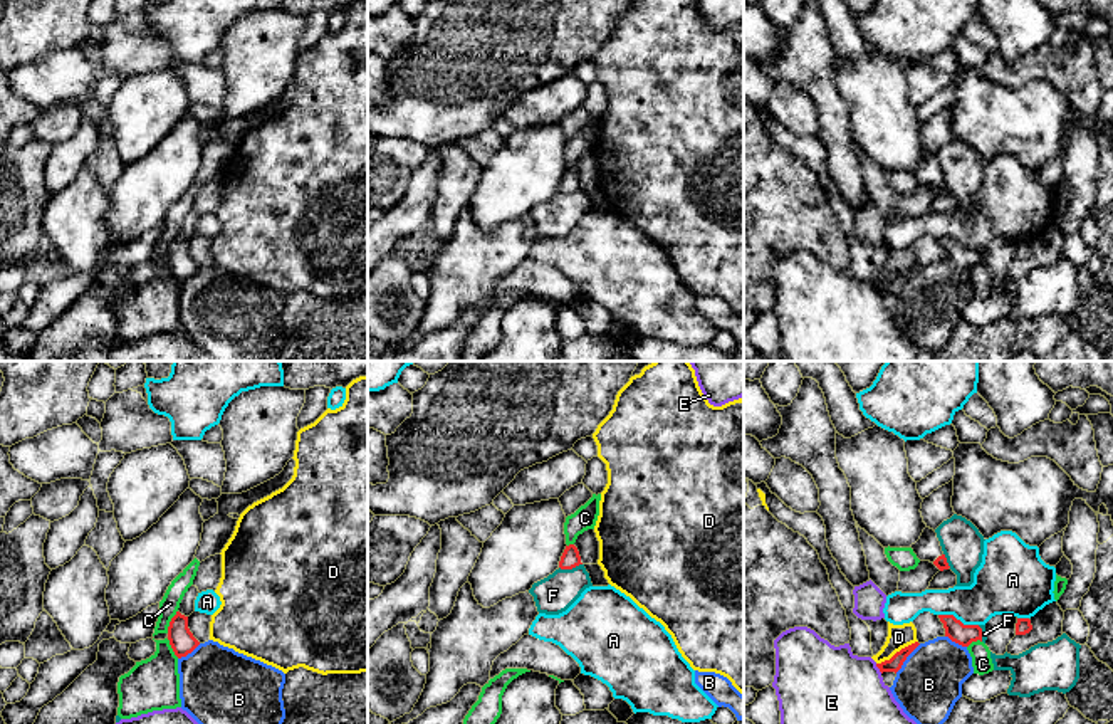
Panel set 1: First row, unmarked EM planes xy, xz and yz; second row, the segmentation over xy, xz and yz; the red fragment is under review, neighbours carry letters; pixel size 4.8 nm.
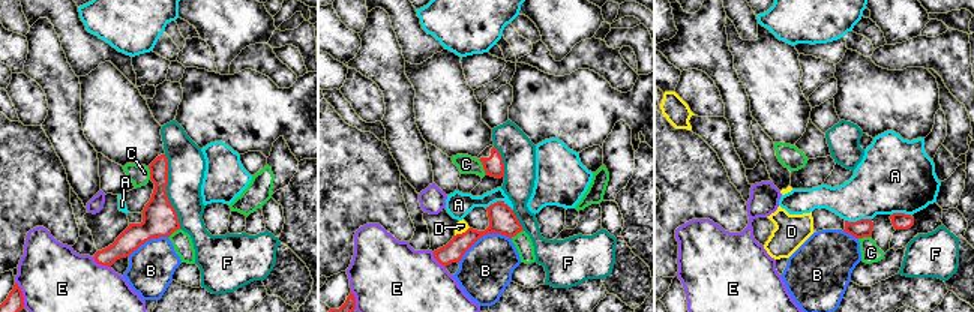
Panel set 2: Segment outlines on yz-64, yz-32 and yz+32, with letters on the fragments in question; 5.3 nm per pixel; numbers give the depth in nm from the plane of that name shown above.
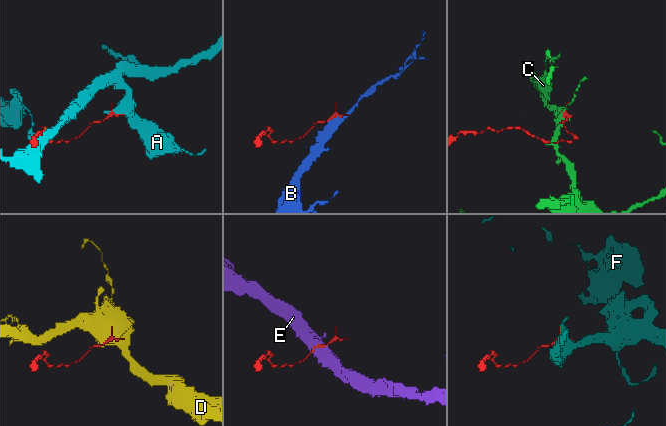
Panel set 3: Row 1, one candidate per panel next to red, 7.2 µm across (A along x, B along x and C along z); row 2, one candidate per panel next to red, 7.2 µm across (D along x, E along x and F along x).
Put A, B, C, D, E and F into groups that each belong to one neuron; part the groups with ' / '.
A / B / C / D / E / F

